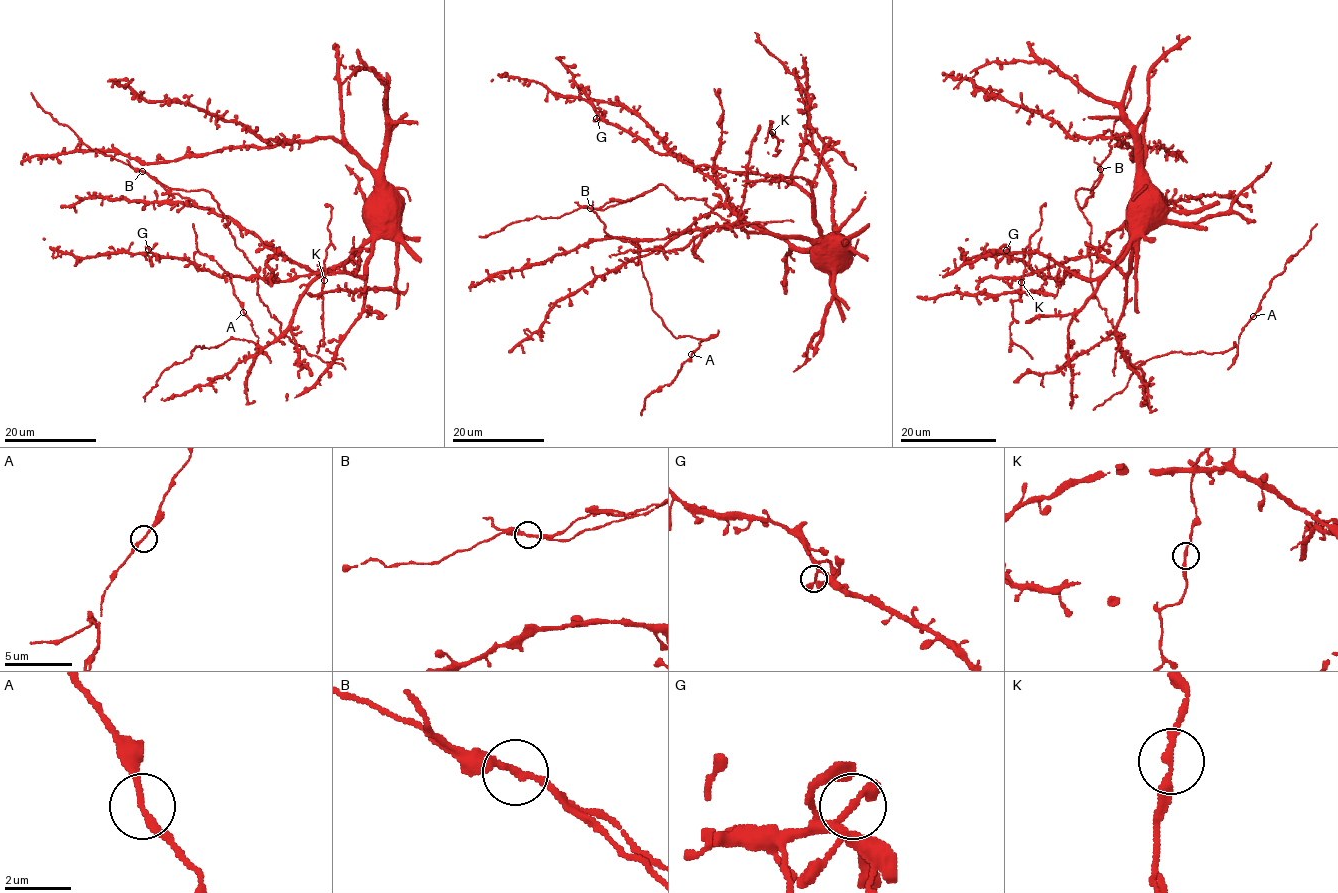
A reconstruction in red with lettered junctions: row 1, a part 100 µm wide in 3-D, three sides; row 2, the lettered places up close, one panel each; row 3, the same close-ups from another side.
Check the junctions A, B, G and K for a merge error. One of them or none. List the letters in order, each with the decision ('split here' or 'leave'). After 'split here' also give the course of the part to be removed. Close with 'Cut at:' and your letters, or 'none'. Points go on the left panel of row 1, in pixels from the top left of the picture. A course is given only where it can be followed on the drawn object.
A: leave
B: split here; foreign part runs (142, 171), (171, 194), (192, 200), (201, 208), (209, 207)
G: leave
K: leave
Cut at: B

